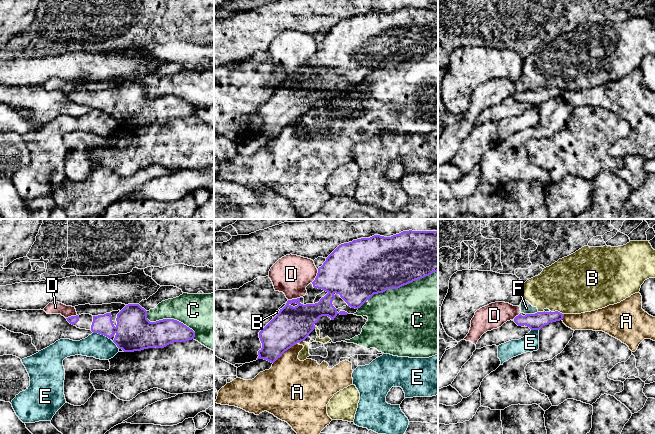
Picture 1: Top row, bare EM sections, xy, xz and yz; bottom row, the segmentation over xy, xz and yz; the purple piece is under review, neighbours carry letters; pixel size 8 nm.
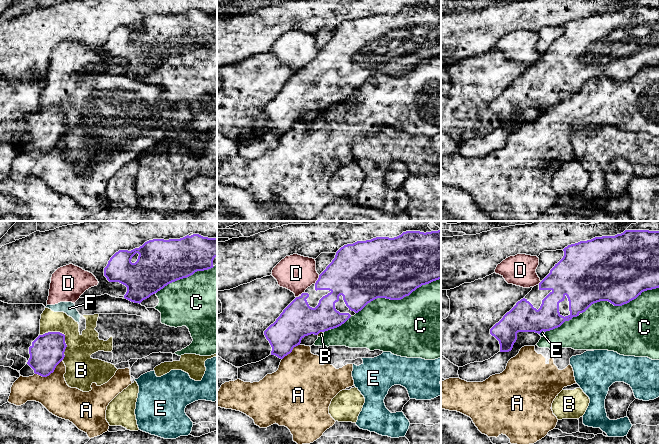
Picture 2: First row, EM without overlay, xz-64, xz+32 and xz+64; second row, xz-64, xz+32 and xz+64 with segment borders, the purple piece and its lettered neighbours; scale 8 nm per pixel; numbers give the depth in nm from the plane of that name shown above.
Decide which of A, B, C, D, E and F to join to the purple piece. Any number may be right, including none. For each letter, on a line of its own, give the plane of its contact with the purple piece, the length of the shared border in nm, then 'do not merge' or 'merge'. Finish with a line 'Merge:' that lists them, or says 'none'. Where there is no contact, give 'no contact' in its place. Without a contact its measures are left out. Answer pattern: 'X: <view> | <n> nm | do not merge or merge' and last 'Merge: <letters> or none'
A: xz | 260 nm | do not merge
B: yz | 120 nm | do not merge
C: xz | 600 nm | do not merge
D: xz | 130 nm | do not merge
E: xy | 160 nm | do not merge
F: yz | 100 nm | do not merge
Merge: none

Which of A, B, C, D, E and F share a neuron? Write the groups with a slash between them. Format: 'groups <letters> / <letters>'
groups A C / B D F / E

